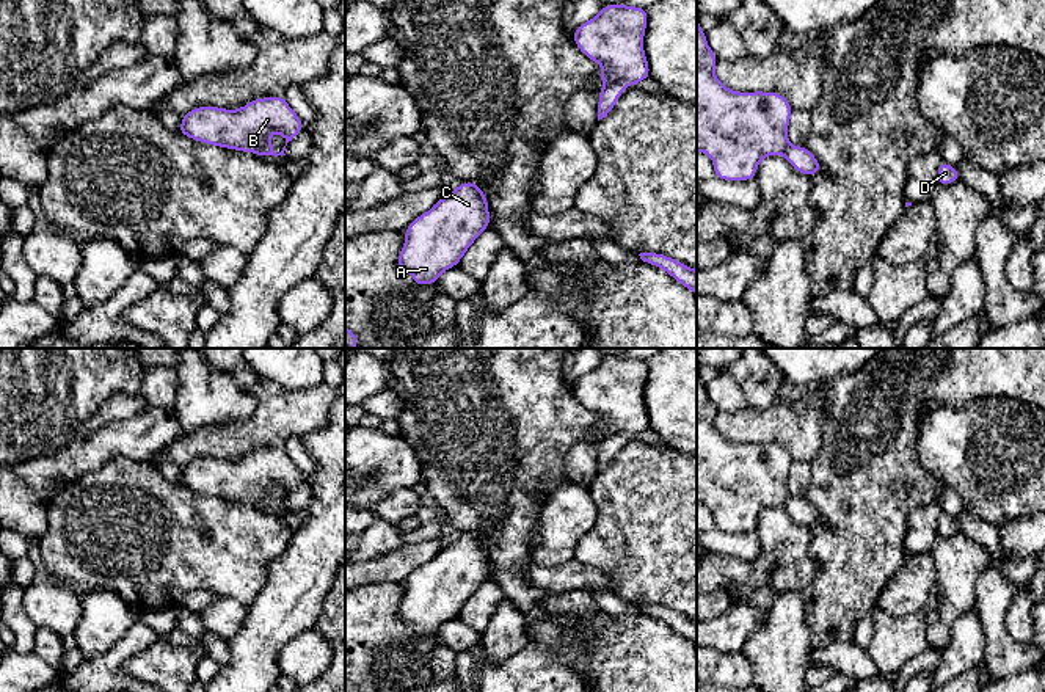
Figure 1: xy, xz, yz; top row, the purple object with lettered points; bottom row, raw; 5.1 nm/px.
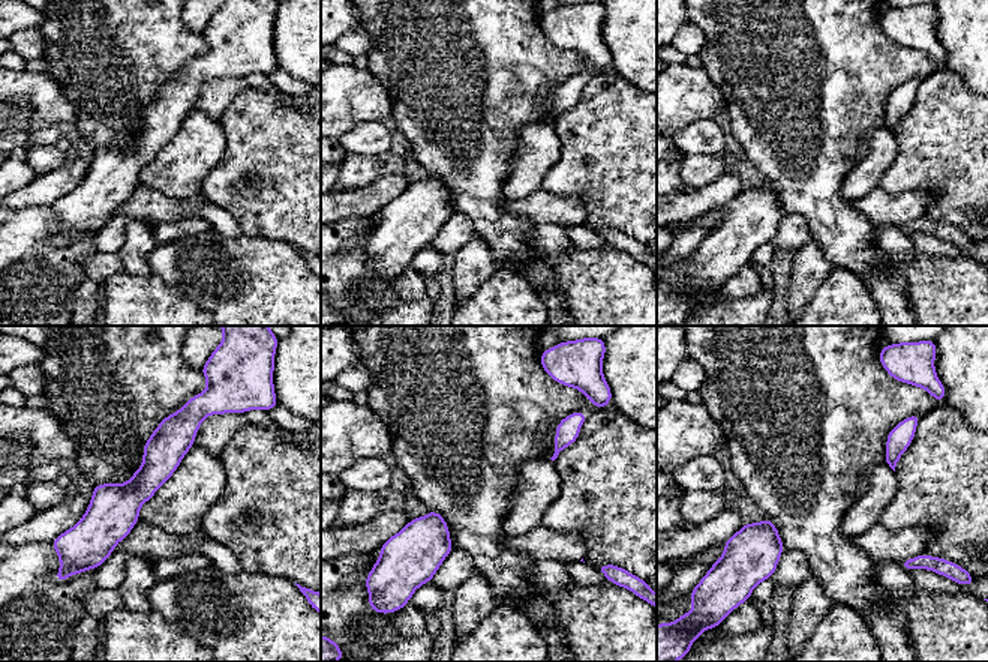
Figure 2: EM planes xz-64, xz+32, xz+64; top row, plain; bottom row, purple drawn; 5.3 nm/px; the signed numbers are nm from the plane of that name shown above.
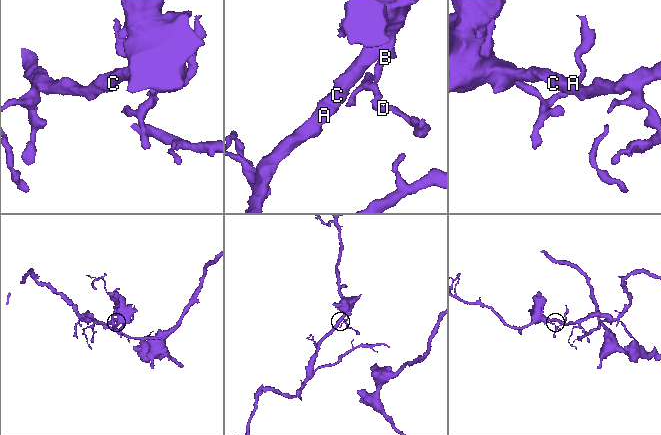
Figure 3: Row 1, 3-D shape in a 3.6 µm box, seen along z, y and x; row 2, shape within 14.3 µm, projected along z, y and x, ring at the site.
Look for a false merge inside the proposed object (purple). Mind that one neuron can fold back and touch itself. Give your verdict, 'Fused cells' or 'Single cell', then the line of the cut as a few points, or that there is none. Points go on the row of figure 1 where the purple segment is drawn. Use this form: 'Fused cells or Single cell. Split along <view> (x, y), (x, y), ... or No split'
Fused cells. Split along xz (604, 85), (623, 88)

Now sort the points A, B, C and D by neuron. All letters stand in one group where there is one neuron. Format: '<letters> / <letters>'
A B C / D

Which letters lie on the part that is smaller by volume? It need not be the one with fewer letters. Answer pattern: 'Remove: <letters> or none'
Remove: D

